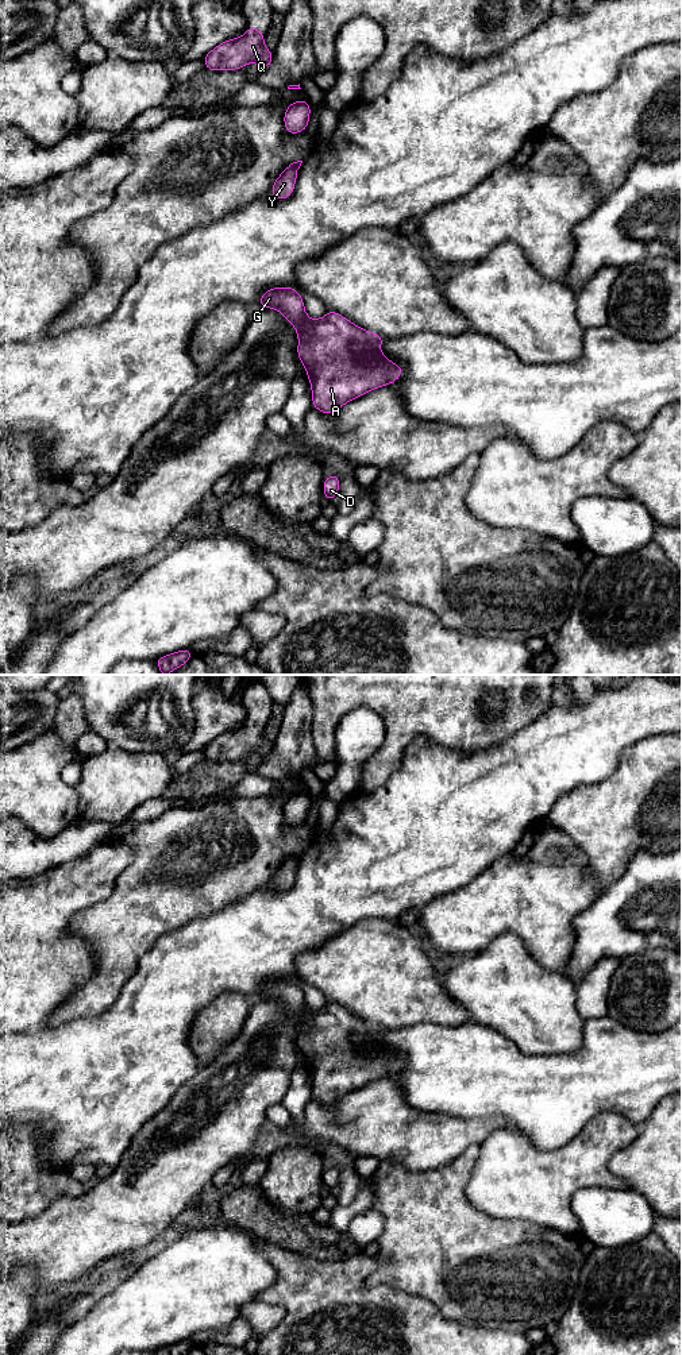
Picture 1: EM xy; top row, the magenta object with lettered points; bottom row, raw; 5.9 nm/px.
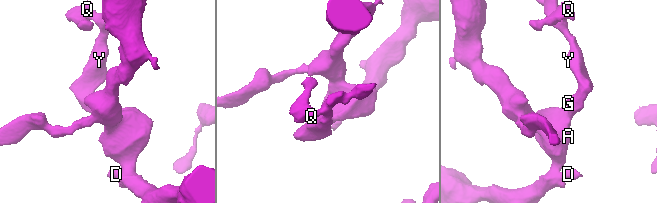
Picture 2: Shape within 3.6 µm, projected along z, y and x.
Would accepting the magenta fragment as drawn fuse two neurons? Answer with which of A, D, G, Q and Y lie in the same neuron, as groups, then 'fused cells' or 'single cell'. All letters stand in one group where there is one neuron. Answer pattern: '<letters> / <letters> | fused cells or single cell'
A D G Q Y | single cell

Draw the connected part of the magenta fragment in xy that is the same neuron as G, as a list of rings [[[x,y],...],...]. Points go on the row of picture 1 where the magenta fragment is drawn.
[[[294,286],[267,289],[259,298],[259,308],[271,308],[285,316],[298,336],[297,356],[307,370],[312,389],[312,408],[332,416],[344,404],[370,390],[397,382],[404,370],[392,363],[381,351],[385,337],[366,331],[338,312],[328,310],[321,319],[312,320],[305,313],[301,294]]]

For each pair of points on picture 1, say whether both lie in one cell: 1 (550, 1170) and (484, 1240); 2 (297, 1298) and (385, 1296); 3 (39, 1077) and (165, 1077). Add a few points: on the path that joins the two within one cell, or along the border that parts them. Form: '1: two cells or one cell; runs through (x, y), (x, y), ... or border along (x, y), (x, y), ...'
1: two cells; border along (474, 1207), (493, 1216), (527, 1220), (535, 1226)
2: one cell; runs through (319, 1298), (363, 1298)
3: one cell; runs through (70, 1080), (134, 1077)

